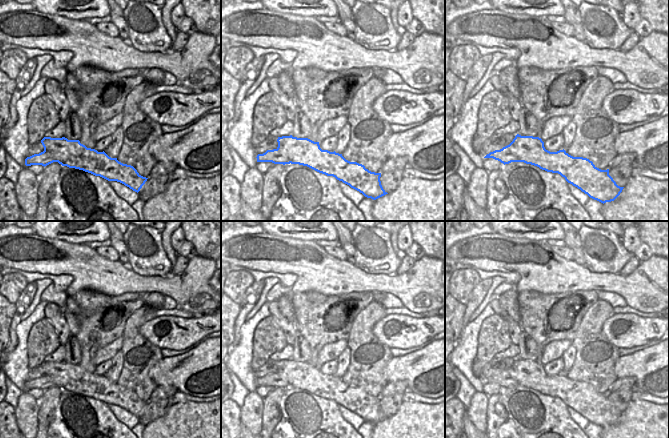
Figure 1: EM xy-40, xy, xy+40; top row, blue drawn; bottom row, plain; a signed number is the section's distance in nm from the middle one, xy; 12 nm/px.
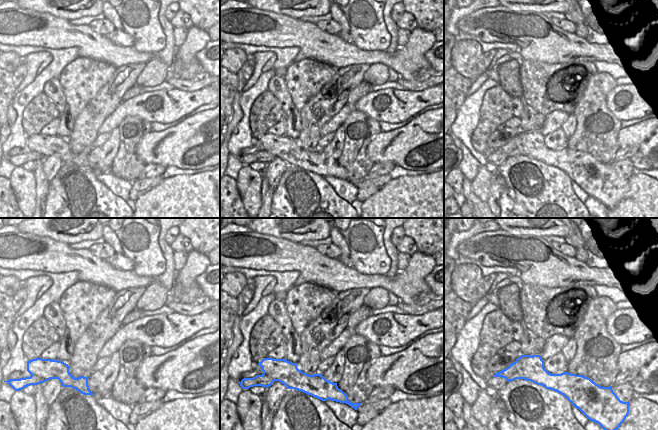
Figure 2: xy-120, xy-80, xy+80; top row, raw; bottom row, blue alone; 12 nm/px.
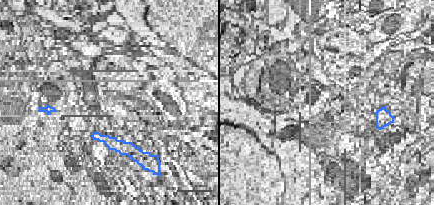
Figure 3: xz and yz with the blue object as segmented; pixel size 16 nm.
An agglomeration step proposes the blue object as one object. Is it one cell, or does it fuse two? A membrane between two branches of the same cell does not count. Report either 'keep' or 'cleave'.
cleave

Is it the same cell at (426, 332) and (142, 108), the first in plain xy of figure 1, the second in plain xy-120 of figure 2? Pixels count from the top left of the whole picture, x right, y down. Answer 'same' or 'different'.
same

